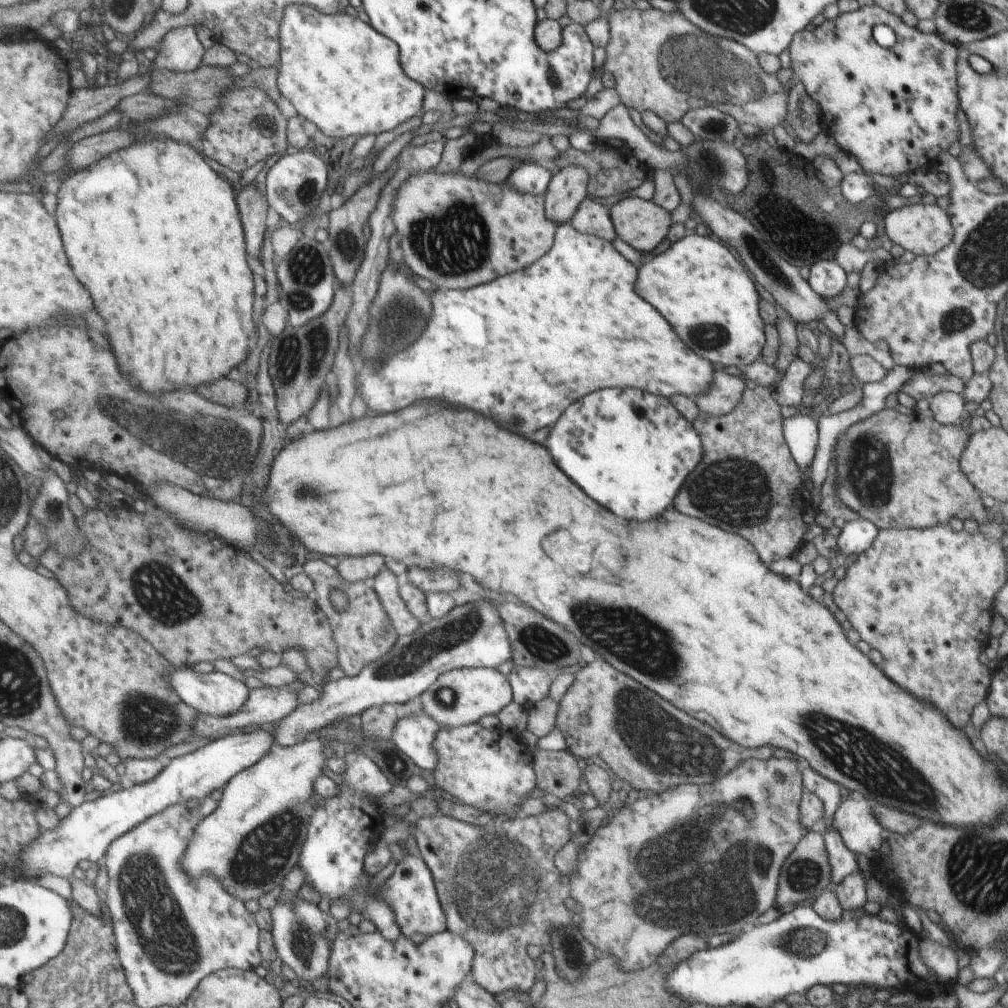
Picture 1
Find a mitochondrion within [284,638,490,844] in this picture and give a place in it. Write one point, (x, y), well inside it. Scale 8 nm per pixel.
(445, 699)

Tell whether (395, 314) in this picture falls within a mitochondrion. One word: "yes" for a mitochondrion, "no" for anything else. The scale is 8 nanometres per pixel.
yes

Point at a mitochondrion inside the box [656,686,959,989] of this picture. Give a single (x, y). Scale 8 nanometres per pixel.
(854, 749)

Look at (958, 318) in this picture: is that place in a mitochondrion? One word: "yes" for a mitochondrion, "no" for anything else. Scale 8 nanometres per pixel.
yes

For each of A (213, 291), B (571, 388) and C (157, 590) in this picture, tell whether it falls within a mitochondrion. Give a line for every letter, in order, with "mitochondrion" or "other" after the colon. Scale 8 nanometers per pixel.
A: other
B: other
C: mitochondrion

